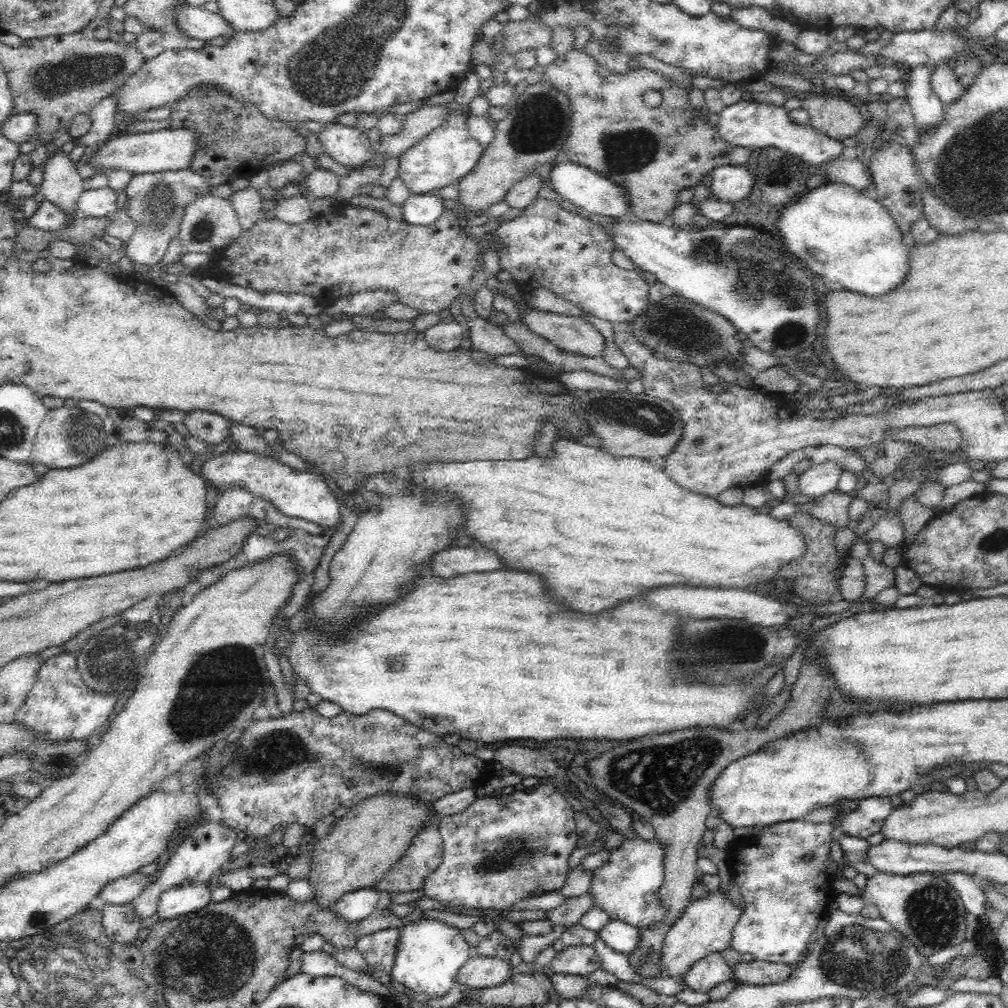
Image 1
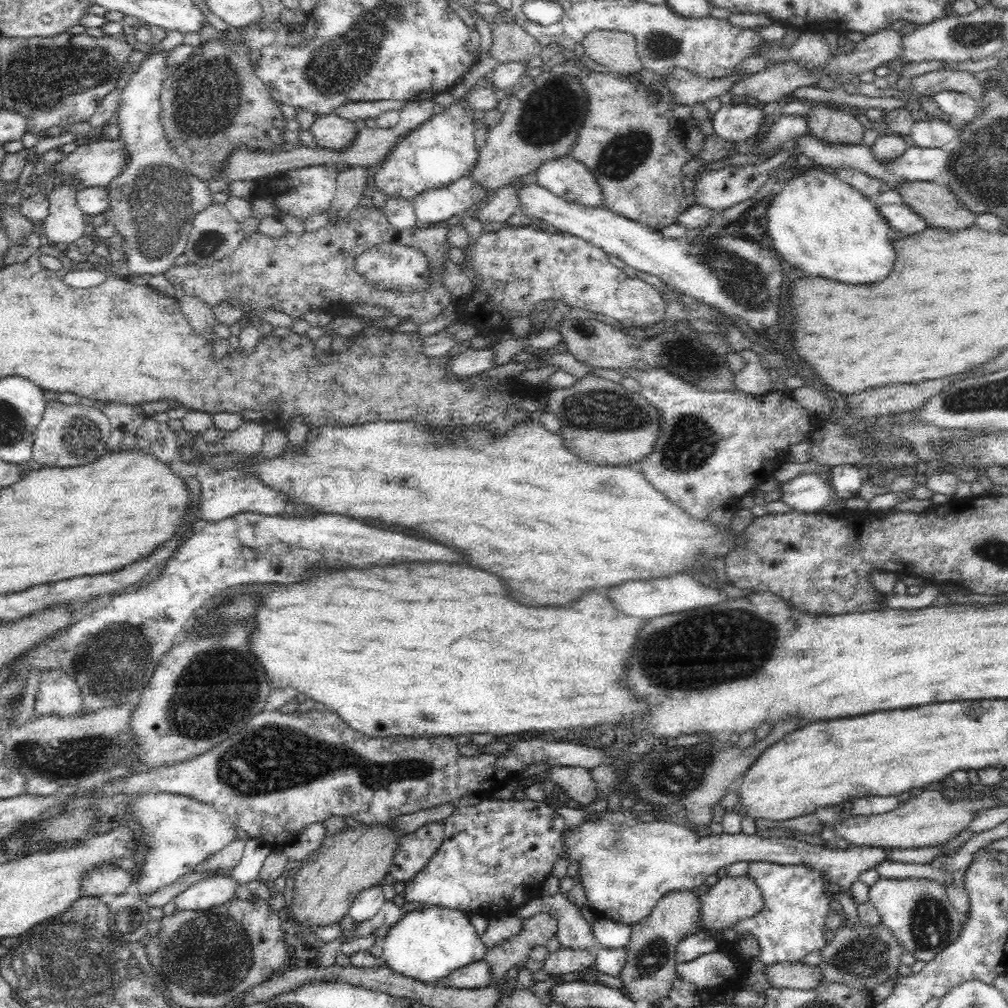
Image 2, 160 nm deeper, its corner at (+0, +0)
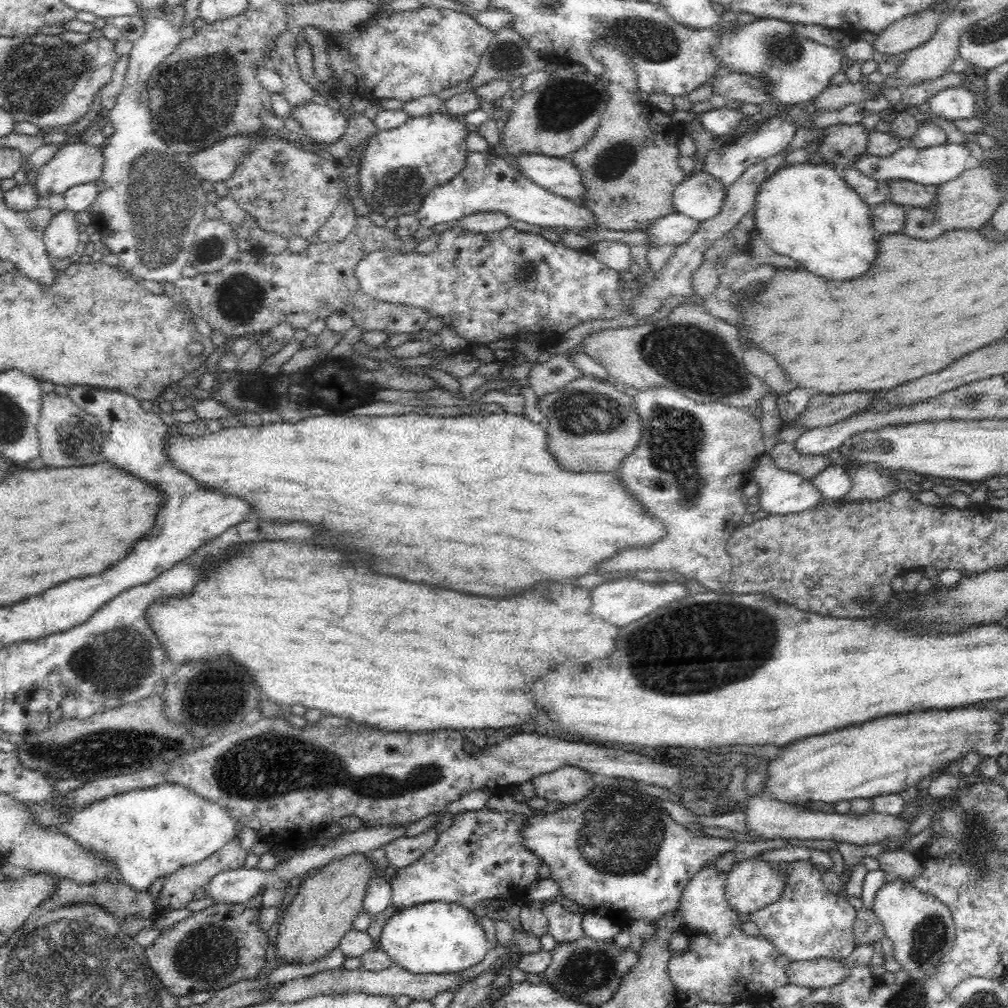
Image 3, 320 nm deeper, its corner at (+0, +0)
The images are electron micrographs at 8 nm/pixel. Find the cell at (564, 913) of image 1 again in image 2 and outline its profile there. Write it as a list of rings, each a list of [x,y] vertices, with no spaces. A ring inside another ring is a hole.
[[[544,909],[532,916],[524,918],[520,932],[502,946],[488,949],[485,962],[490,969],[490,984],[488,986],[503,986],[505,974],[511,968],[519,967],[535,947],[545,947],[547,941],[555,936],[557,921]]]

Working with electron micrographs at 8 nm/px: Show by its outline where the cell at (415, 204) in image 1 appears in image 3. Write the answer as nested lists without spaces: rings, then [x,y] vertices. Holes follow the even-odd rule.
[[[493,147],[486,151],[467,150],[464,166],[448,182],[433,188],[422,201],[416,215],[424,228],[434,228],[436,224],[455,222],[463,216],[480,212],[497,212],[508,215],[510,220],[522,220],[536,226],[566,228],[572,232],[594,232],[596,225],[592,213],[581,208],[574,201],[552,194],[526,178],[520,171],[508,164]]]

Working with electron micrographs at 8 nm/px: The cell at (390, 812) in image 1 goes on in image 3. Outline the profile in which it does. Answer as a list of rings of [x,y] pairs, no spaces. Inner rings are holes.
[[[351,854],[330,861],[326,866],[305,876],[300,892],[280,918],[275,944],[281,965],[308,966],[326,960],[339,949],[342,938],[353,930],[354,922],[363,909],[364,897],[370,883],[370,855]]]

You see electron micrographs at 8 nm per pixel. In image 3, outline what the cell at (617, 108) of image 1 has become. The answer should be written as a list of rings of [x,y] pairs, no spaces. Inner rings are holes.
[[[596,41],[591,48],[594,60],[604,65],[605,71],[600,79],[611,98],[595,135],[569,156],[582,177],[582,196],[576,203],[592,213],[592,221],[598,230],[644,231],[657,218],[673,212],[672,190],[684,179],[683,169],[678,166],[678,134],[668,130],[673,120],[666,116],[666,112],[637,102],[640,94],[636,88],[636,73],[628,56],[606,41]]]

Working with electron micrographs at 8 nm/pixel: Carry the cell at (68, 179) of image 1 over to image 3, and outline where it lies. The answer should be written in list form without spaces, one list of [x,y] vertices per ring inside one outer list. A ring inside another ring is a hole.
[[[60,211],[45,228],[43,241],[50,258],[64,260],[76,254],[80,233],[78,233],[79,223],[75,221],[74,214],[74,211]]]

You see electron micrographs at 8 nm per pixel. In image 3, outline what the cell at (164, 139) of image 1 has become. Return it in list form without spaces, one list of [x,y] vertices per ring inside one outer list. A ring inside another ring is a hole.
[[[84,142],[60,145],[52,158],[37,172],[34,191],[41,201],[63,194],[68,188],[94,182],[100,176],[100,147]]]

